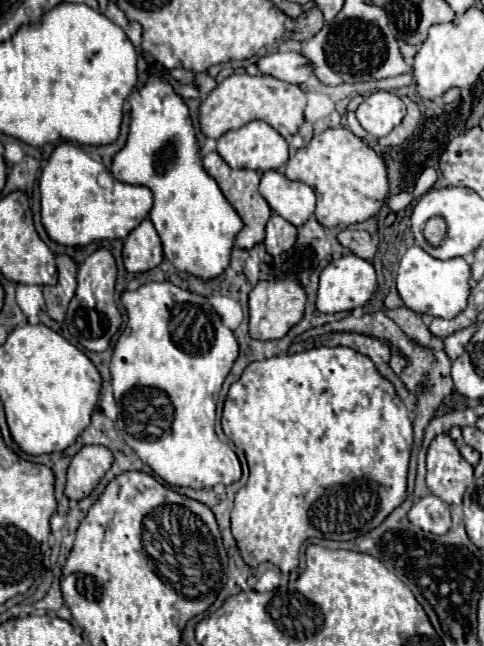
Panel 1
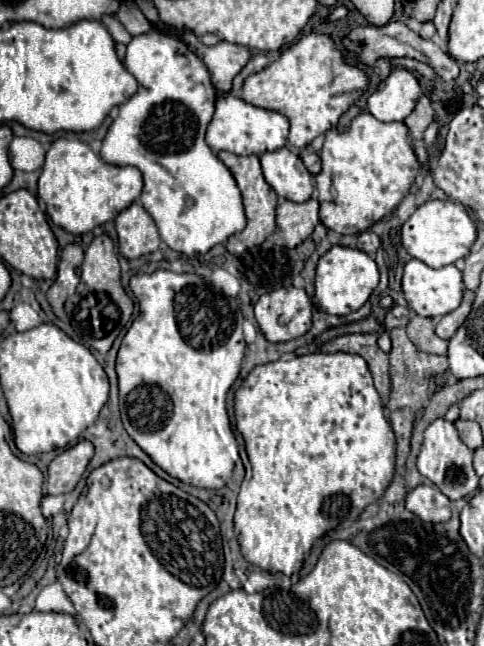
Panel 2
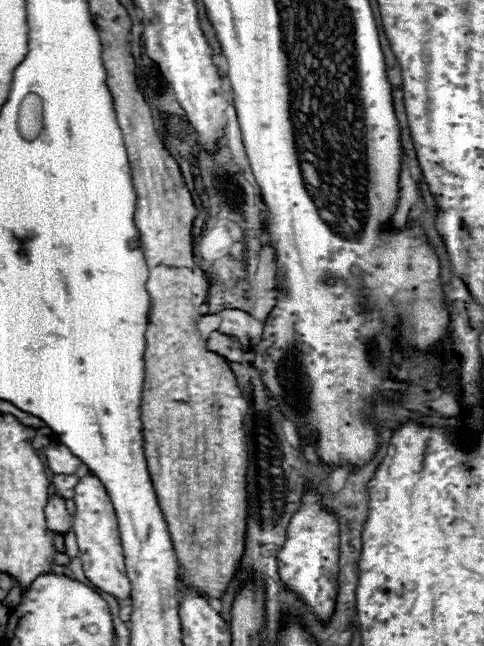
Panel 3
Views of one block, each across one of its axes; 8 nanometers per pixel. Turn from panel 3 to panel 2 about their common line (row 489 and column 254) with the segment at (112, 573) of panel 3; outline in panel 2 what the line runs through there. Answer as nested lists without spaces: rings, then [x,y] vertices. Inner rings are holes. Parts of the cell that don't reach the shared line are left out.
[[[308,34],[286,48],[280,58],[262,72],[246,78],[242,98],[254,106],[282,112],[290,120],[288,142],[296,148],[306,148],[316,136],[338,126],[340,116],[368,90],[368,86],[368,74],[358,66],[346,64],[330,36]]]

